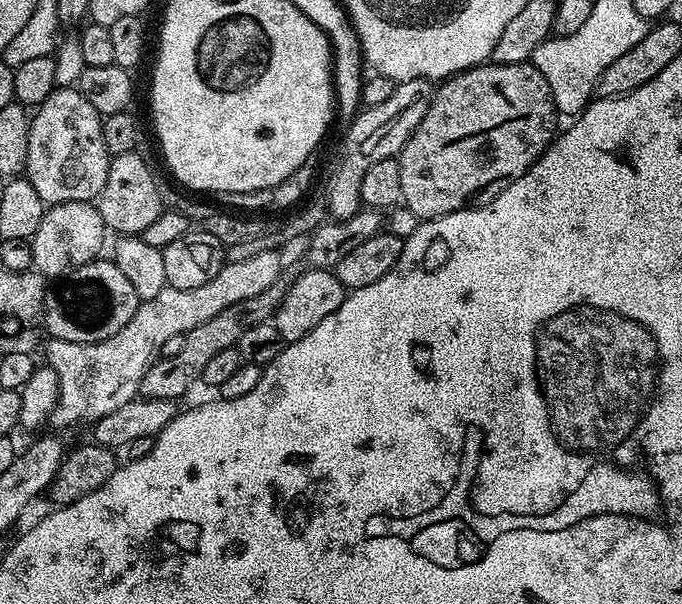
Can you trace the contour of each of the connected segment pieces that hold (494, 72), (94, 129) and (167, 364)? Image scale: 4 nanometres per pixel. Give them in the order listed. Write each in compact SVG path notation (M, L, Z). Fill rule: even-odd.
M485 62L448 77L433 91L426 118L410 134L399 154L402 170L402 204L419 220L437 220L463 208L479 208L510 186L544 153L557 135L558 113L550 84L532 62Z
M56 87L41 104L35 105L28 121L30 150L26 154L24 172L30 186L38 190L38 198L51 206L62 202L92 202L106 186L106 170L110 153L104 141L104 122L86 102L79 87Z
M278 279L274 282L274 286L266 286L262 294L254 294L254 298L246 298L238 302L235 308L222 310L222 314L210 318L210 322L190 330L184 337L184 345L182 350L178 350L178 354L161 355L159 360L152 363L150 370L146 370L146 378L142 378L140 383L140 392L150 400L179 401L179 396L186 395L191 390L192 383L203 377L210 358L214 358L218 350L236 347L247 324L267 324L275 317L276 306L280 303L288 286L287 279Z

